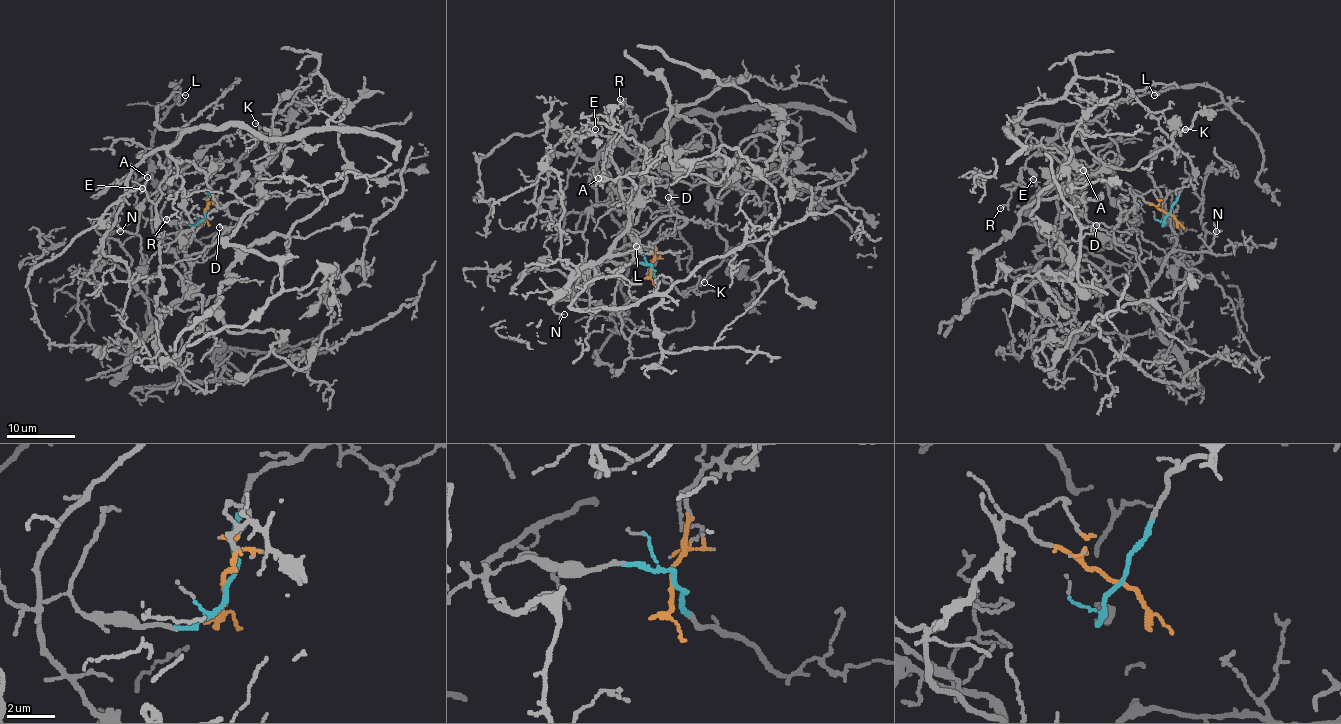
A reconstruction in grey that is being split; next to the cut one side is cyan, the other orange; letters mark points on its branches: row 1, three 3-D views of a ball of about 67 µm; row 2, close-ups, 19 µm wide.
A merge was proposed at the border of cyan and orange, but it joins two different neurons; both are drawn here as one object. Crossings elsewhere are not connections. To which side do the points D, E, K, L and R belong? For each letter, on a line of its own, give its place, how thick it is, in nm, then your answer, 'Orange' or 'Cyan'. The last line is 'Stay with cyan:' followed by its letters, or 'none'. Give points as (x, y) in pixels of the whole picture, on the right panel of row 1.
D: Place: (1096, 225). Thickness 100 nm. Orange
E: Place: (1033, 179). Thickness 110 nm. Cyan
K: Place: (1185, 129). Thickness 100 nm. Cyan
L: Place: (1154, 95). Thickness 120 nm. Cyan
R: Place: (1000, 208). Thickness 110 nm. Cyan
Stay with cyan: E, K, L, R

